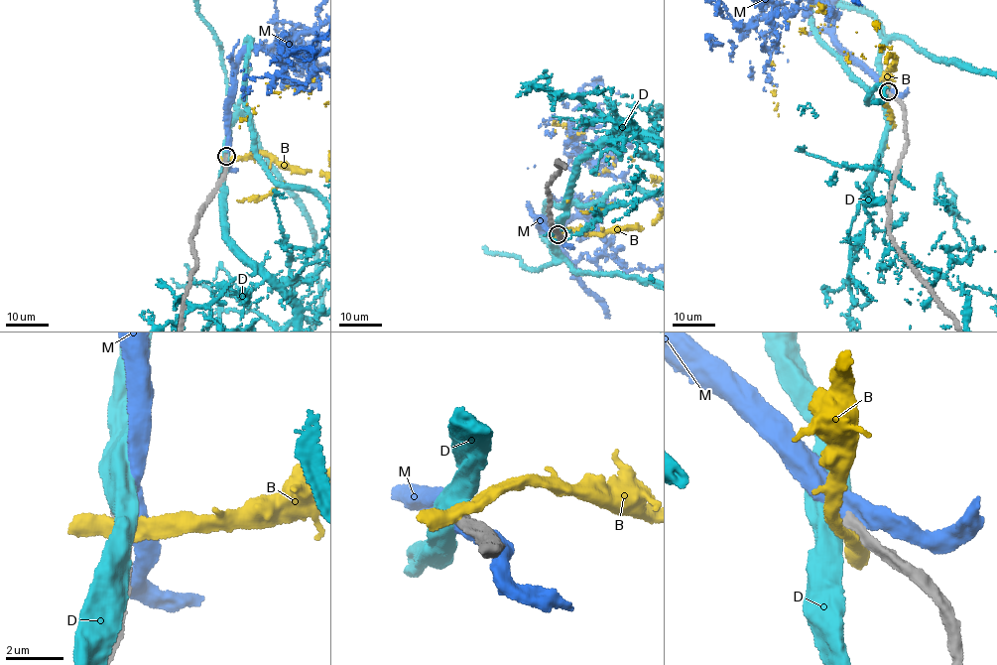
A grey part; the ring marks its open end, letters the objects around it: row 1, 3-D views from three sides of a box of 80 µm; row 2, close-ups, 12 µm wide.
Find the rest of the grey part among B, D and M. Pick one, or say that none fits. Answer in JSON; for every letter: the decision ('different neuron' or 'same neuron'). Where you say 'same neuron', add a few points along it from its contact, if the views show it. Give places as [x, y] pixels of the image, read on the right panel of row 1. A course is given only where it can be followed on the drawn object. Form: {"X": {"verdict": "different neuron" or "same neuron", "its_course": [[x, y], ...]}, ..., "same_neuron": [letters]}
{"B": {"verdict": "different neuron"}, "D": {"verdict": "different neuron"}, "M": {"verdict": "same neuron"}, "same_neuron": ["M"]}

